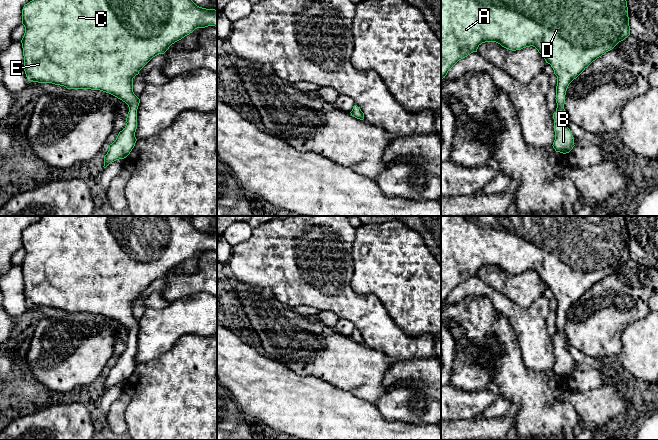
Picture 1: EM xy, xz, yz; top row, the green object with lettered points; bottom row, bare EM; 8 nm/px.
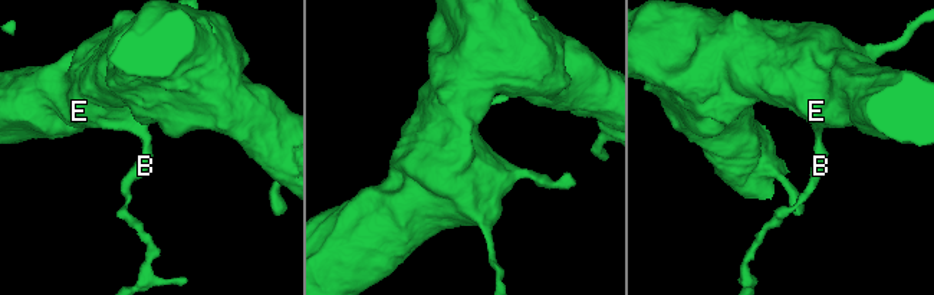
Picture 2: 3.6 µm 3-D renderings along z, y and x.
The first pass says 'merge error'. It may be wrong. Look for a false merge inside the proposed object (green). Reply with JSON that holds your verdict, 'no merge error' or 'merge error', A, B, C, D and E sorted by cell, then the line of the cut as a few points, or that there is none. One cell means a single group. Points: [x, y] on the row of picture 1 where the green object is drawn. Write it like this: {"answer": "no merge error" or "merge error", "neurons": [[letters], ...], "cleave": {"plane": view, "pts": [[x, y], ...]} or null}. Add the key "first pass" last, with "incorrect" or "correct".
{"answer": "no merge error", "neurons": [["A", "B", "C", "D", "E"]], "cleave": null, "first pass": "incorrect"}

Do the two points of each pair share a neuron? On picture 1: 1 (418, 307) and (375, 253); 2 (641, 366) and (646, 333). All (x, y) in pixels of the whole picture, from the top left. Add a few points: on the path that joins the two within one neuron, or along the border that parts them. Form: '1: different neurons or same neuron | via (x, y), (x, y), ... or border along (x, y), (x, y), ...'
1: same neuron | via (412, 294), (394, 276), (394, 272), (388, 266)
2: same neuron | via (646, 358), (646, 341)

